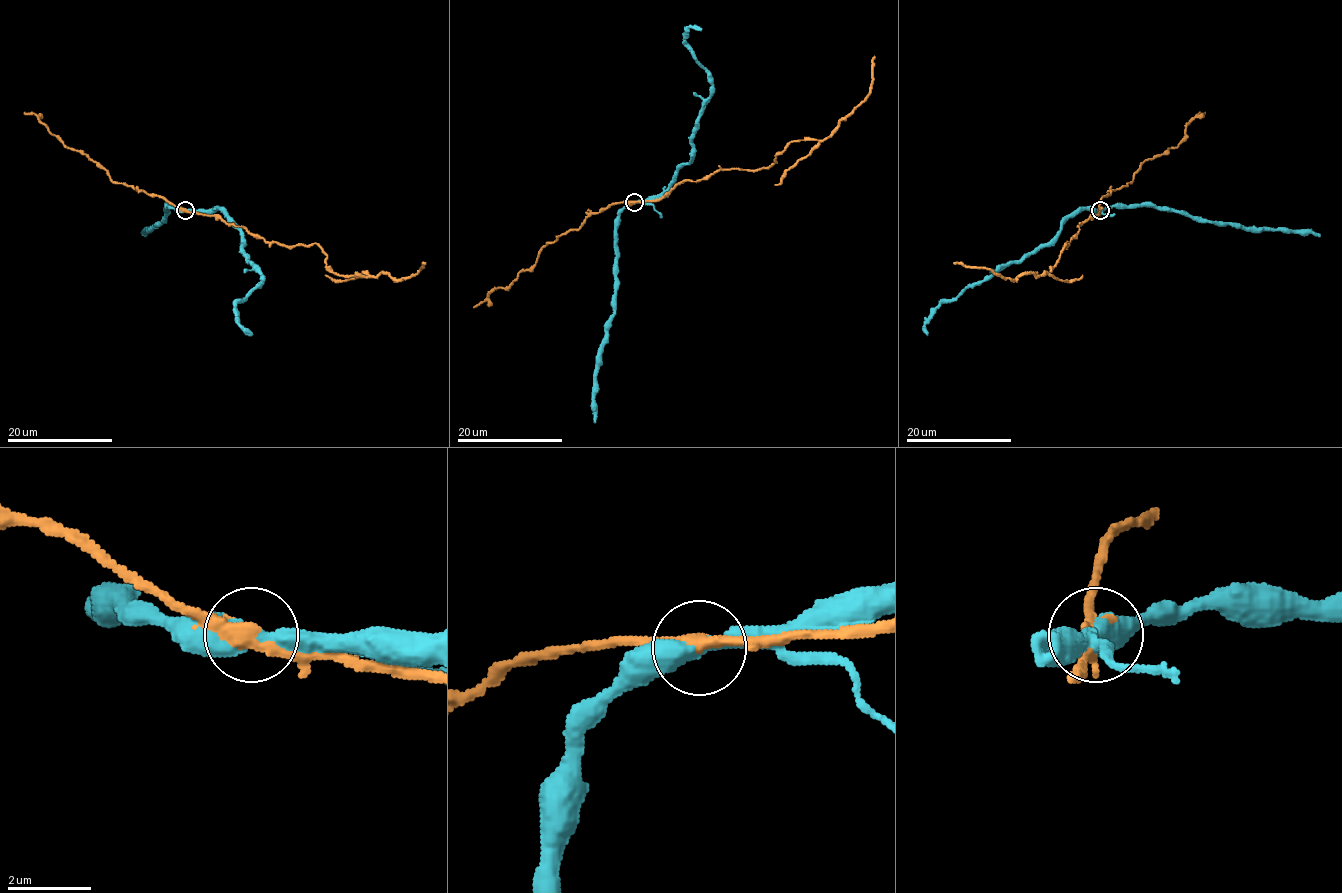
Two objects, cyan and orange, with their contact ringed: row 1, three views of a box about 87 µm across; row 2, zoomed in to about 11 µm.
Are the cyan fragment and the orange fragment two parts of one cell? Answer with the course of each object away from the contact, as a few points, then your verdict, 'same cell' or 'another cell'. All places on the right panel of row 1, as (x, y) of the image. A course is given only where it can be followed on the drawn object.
cyan via (1100, 209), (1073, 213), (1049, 242), (968, 284), (955, 298), (946, 299), (925, 324), (927, 335) | orange via (1099, 209), (1078, 226), (1059, 259), (1041, 275), (1029, 273), (1015, 279), (997, 275), (988, 269), (954, 262) | another cell

